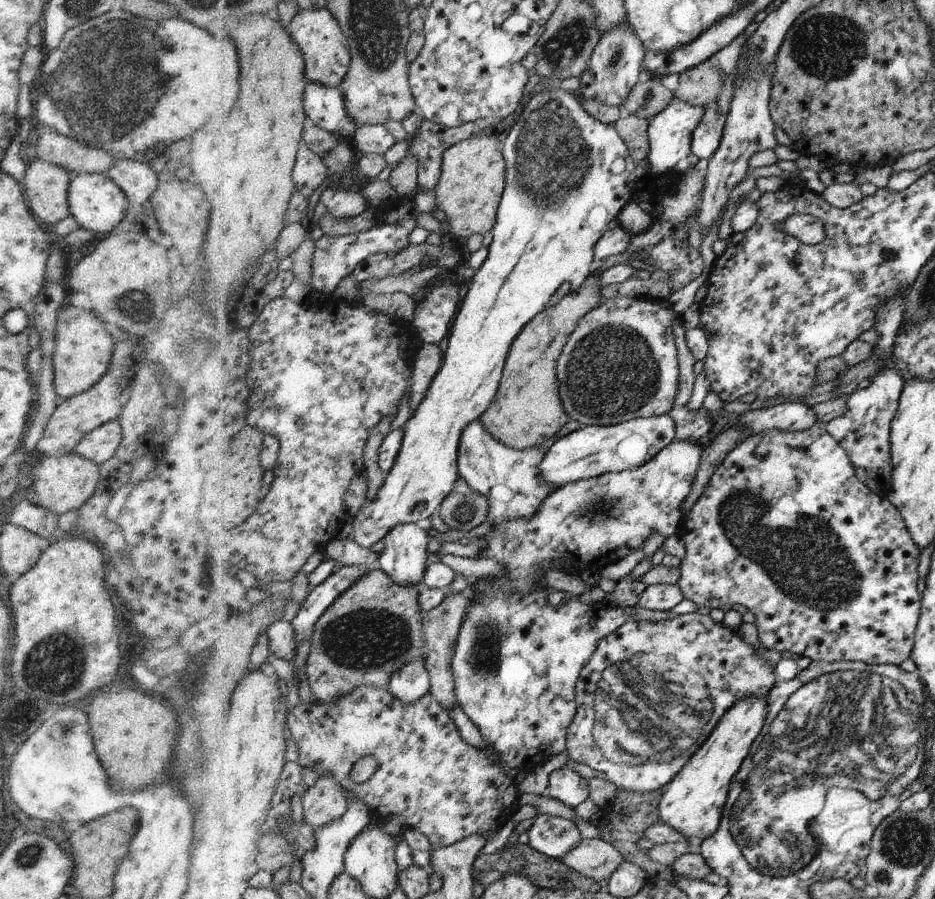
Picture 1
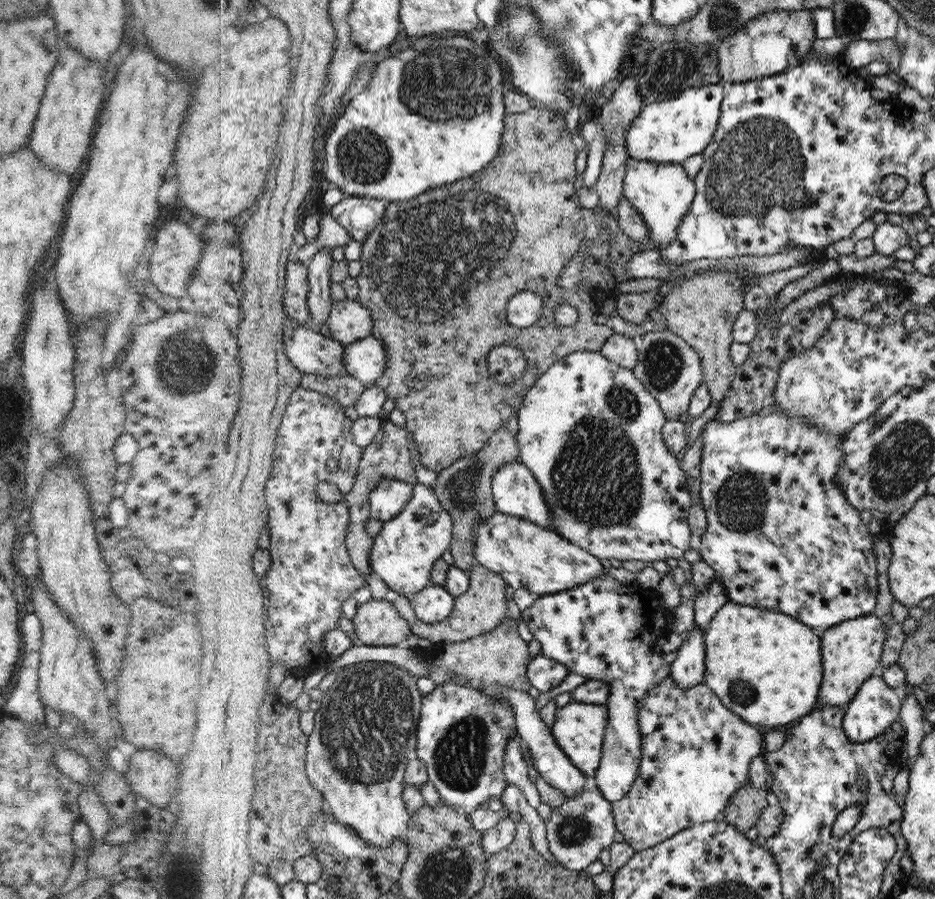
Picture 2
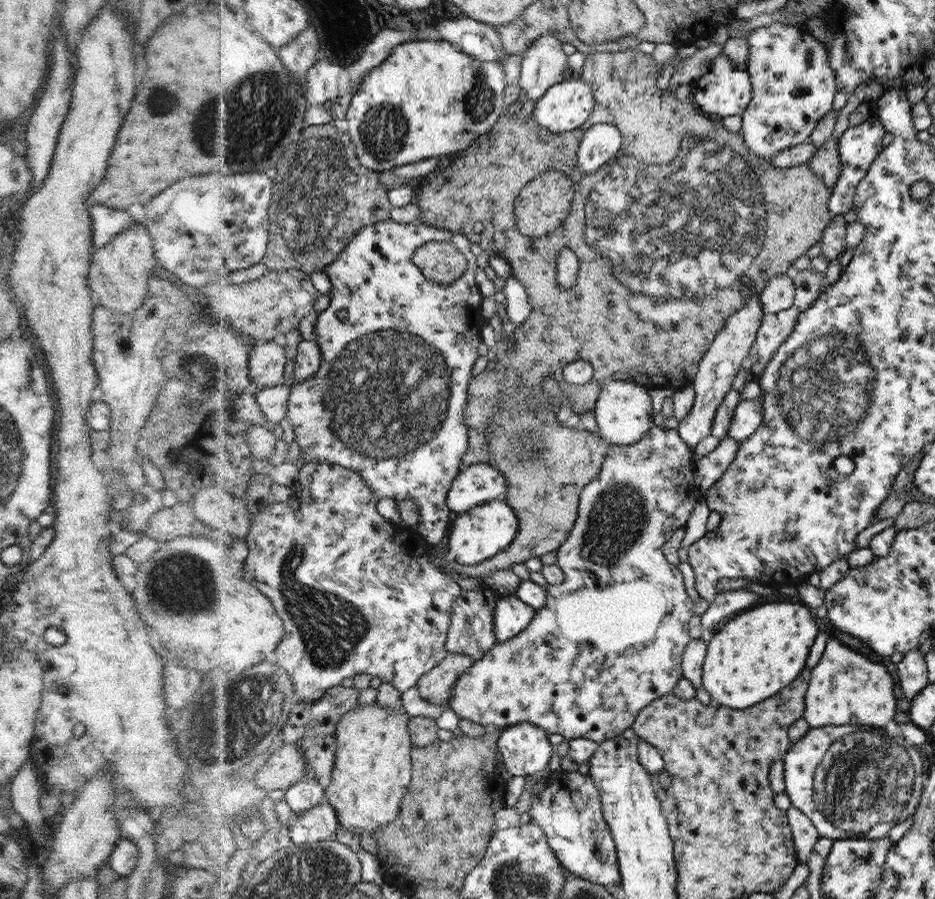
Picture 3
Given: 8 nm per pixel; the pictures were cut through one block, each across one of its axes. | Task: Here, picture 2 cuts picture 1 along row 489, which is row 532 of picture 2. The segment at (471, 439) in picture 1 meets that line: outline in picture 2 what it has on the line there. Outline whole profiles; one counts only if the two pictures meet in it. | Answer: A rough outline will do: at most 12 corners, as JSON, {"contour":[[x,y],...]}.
{"contour":[[496,510],[476,564],[538,596],[607,574],[596,555]]}

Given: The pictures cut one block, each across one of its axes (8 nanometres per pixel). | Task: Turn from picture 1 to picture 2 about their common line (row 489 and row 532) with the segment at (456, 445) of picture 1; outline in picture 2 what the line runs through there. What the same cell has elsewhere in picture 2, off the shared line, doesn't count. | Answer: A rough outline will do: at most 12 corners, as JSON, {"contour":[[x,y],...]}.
{"contour":[[418,483],[374,540],[372,567],[413,597],[454,544],[454,516]]}

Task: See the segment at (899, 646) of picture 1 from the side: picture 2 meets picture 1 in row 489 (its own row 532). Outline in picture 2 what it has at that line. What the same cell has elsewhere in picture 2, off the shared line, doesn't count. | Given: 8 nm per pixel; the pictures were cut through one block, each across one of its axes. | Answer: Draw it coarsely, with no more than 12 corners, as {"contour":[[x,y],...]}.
{"contour":[[773,405],[702,436],[696,549],[727,598],[868,616],[844,438]]}

